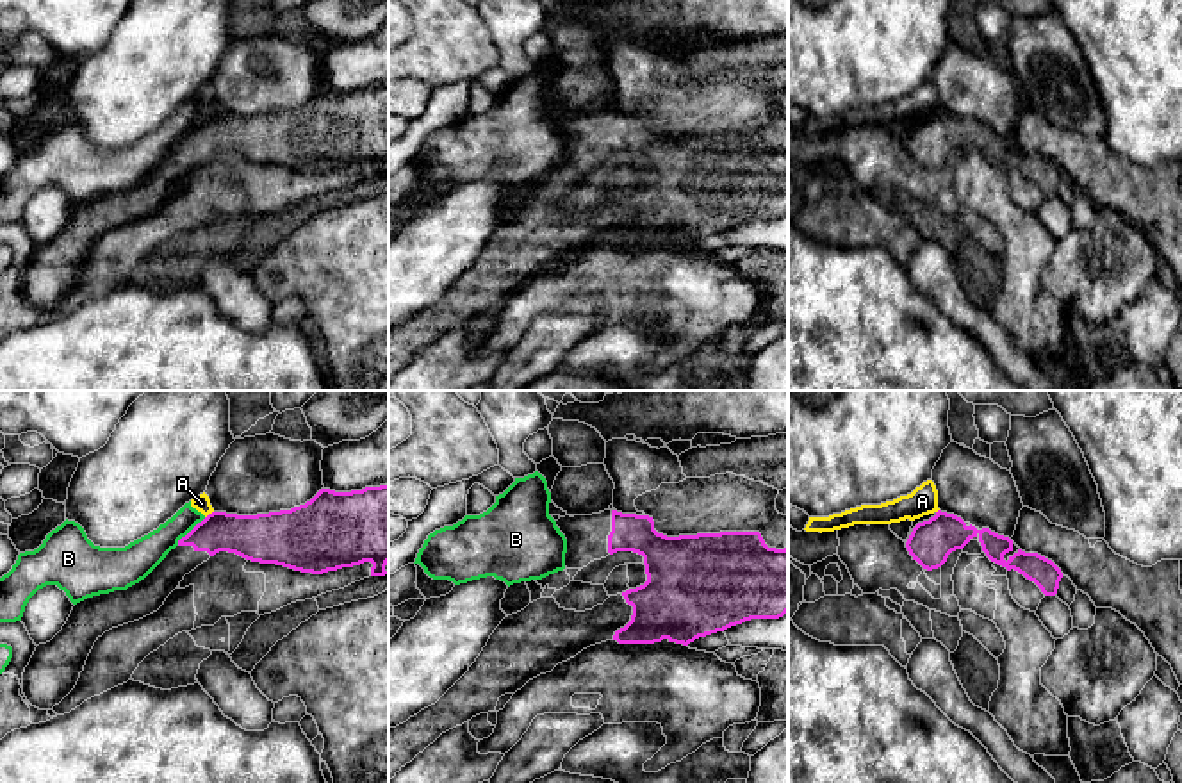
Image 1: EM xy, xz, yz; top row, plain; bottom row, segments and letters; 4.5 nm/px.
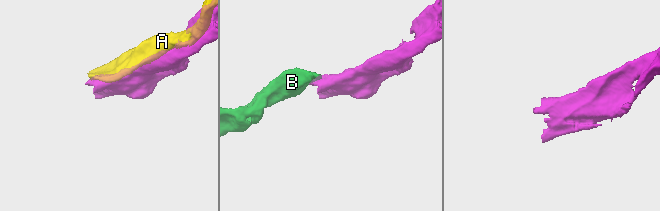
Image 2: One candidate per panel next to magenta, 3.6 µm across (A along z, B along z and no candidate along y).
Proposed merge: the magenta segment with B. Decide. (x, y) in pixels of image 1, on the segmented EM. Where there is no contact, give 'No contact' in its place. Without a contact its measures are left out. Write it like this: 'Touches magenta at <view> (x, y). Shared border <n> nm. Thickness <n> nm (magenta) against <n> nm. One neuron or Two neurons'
Touches magenta at xy (191, 530). Shared border 180 nm. Thickness 190 nm (magenta) against 160 nm. Two neurons

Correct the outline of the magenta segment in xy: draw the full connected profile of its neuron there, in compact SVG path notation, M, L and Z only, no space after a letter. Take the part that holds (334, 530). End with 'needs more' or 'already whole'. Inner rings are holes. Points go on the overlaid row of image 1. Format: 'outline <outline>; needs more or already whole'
outline M389 483L351 492L321 489L310 501L291 510L257 515L209 514L144 580L127 590L93 596L73 606L62 630L50 642L39 644L25 667L21 687L27 701L39 710L52 710L59 705L75 688L94 642L105 631L157 612L185 574L219 551L312 574L371 562L371 576L385 576L389 564Z; needs more

